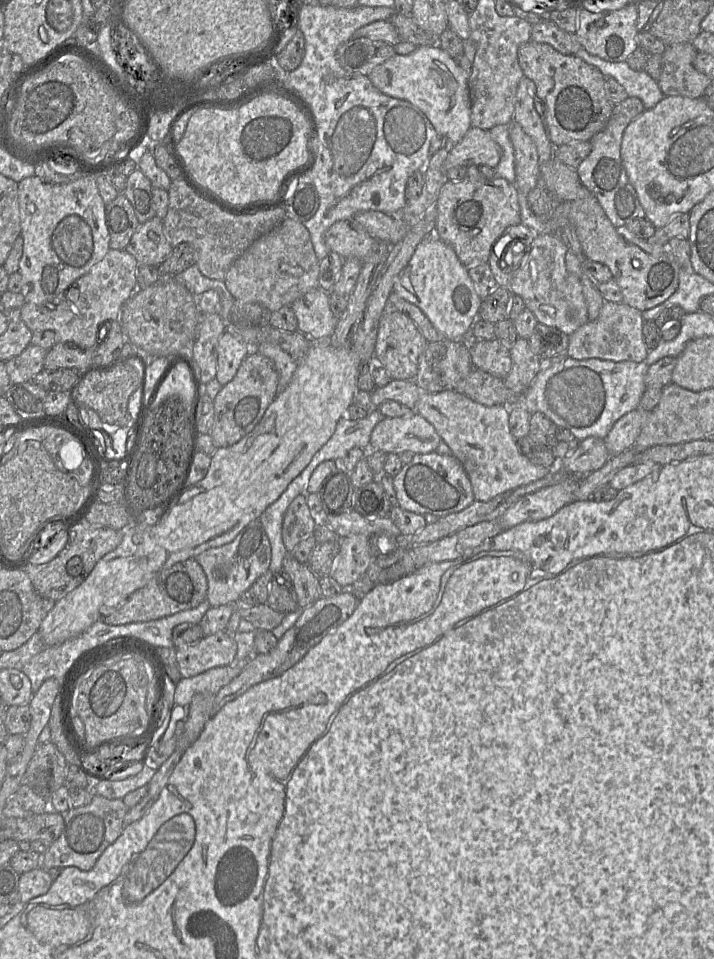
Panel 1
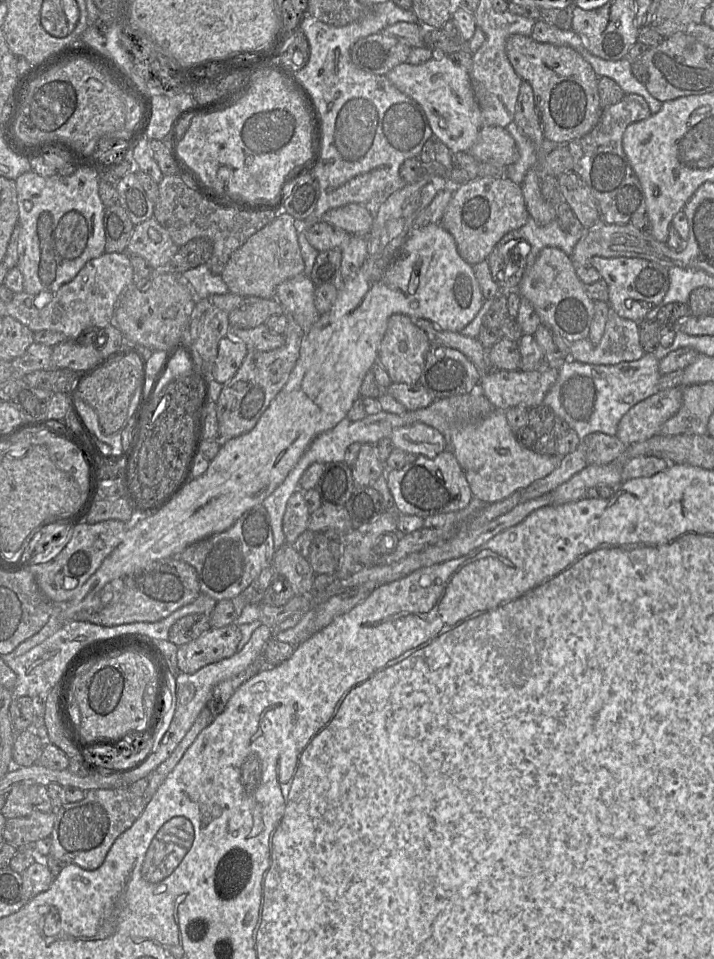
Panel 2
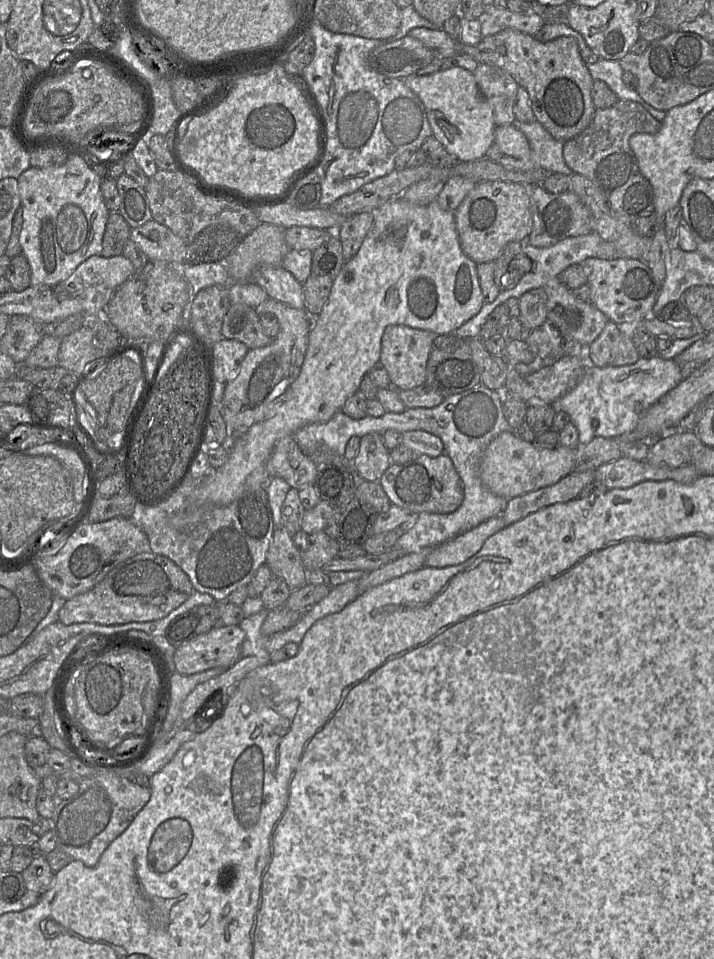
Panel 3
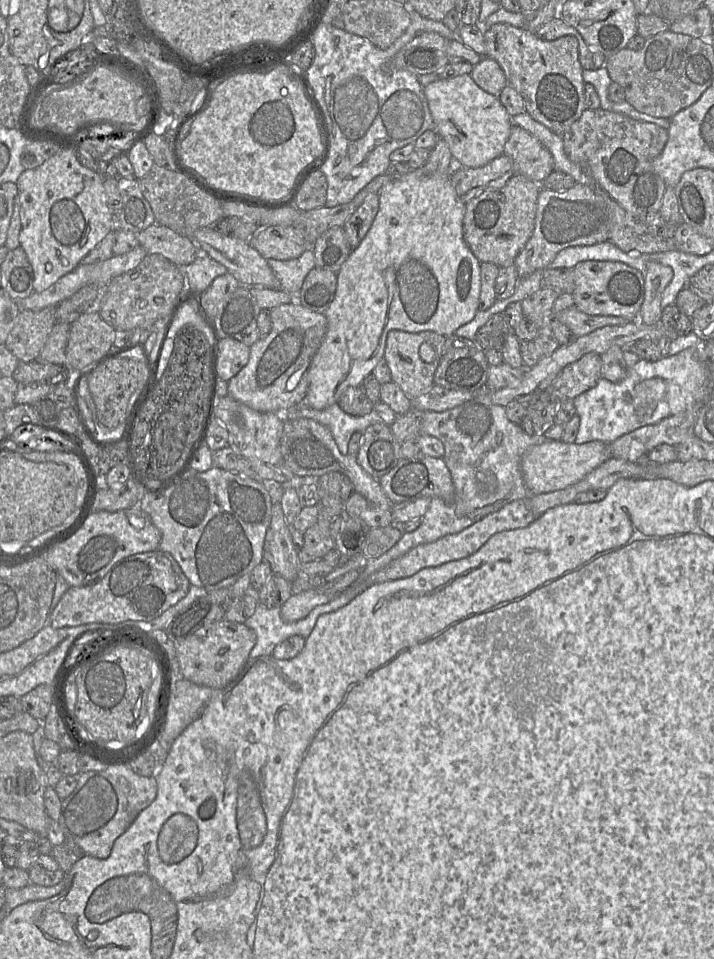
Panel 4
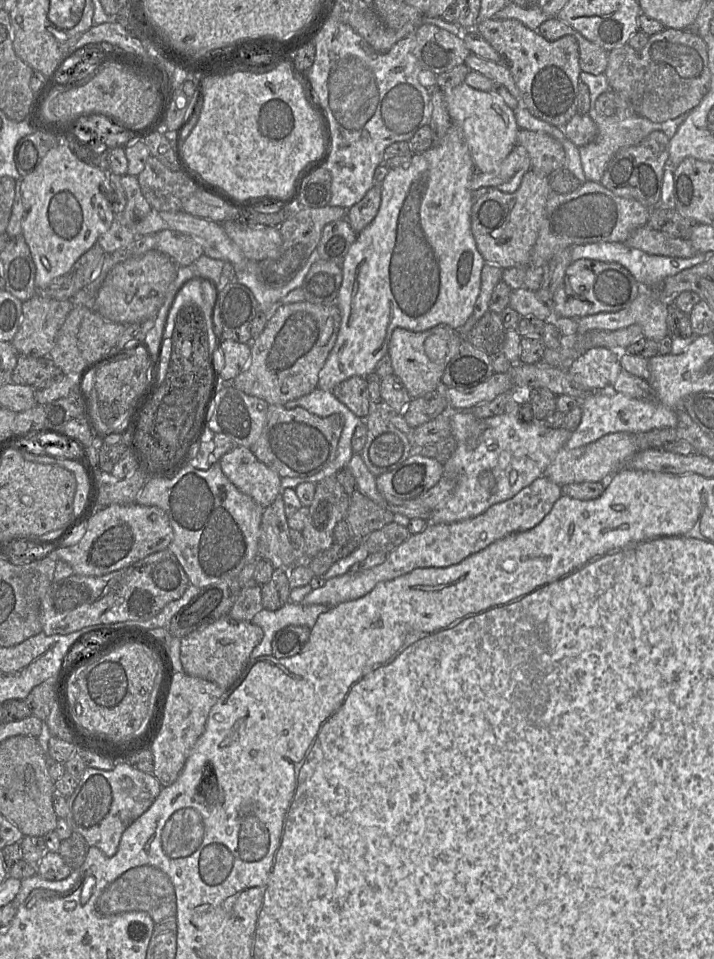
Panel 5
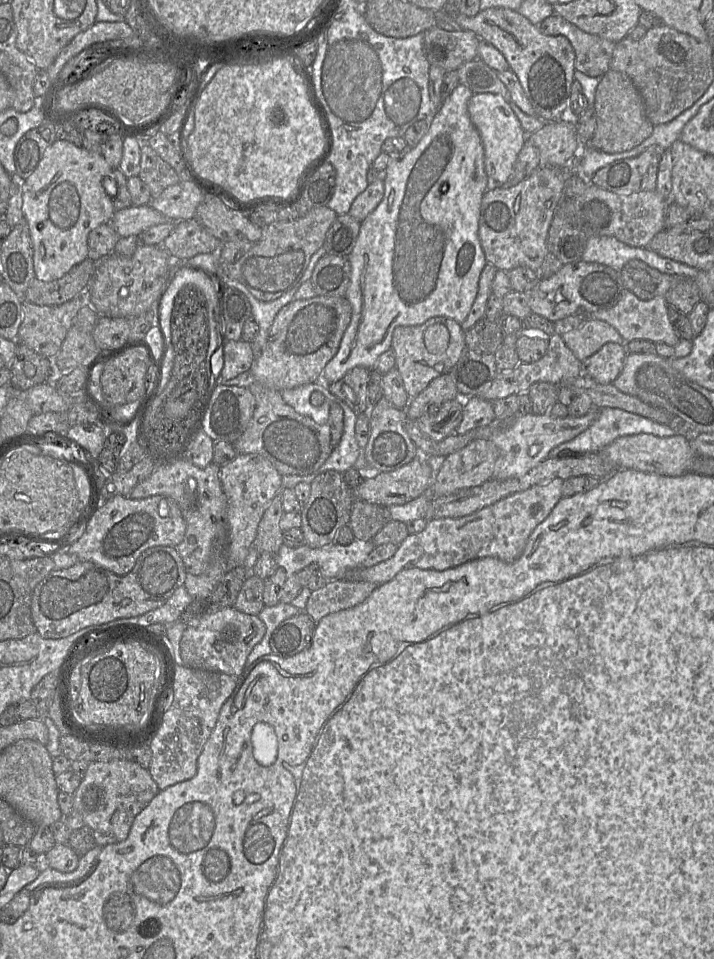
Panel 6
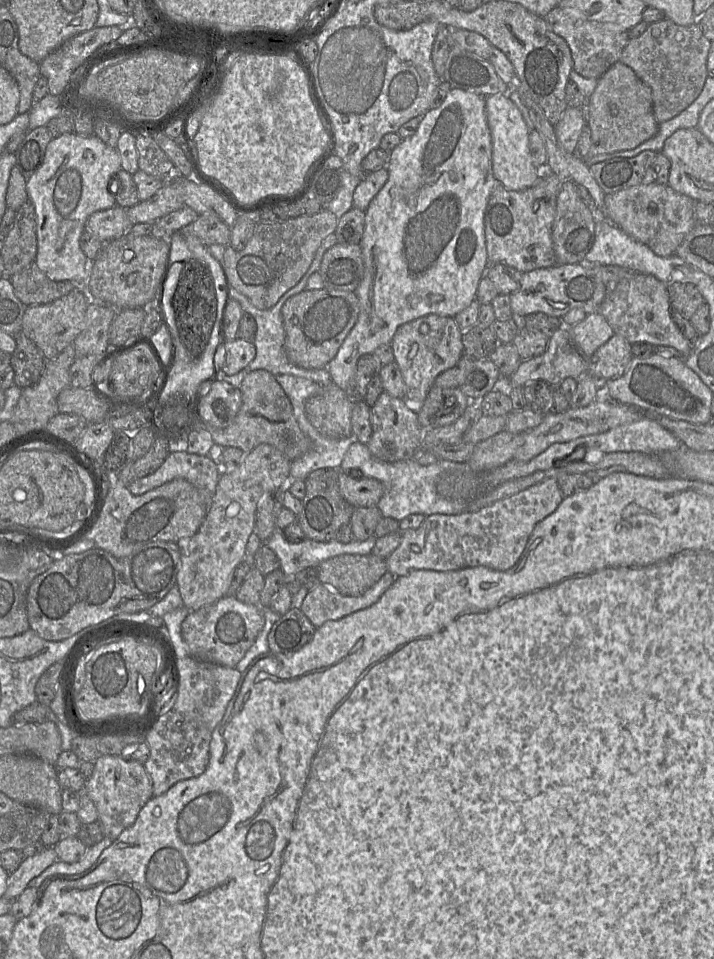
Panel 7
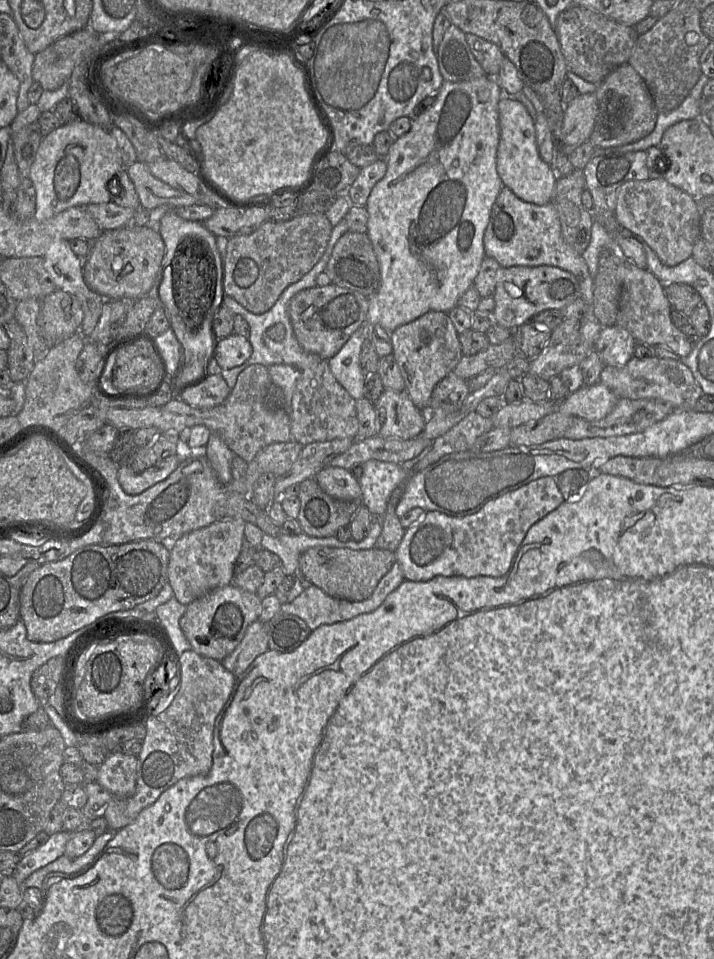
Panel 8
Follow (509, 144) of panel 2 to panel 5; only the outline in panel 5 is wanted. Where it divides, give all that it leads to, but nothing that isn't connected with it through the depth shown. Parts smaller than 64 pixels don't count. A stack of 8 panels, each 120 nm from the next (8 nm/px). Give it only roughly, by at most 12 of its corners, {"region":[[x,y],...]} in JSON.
{"region":[[519,129],[531,169],[549,176],[565,167],[562,144],[545,132]]}

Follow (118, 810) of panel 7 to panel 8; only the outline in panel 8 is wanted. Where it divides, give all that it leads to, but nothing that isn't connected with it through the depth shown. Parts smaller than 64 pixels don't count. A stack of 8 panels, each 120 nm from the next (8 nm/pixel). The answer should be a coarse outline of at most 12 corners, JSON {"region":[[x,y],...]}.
{"region":[[110,752],[96,782],[119,798],[136,790],[138,756]]}

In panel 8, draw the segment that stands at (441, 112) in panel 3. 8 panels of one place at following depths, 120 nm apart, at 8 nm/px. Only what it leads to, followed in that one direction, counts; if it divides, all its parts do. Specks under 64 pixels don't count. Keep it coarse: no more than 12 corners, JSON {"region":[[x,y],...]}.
{"region":[[518,100],[498,103],[496,167],[503,185],[536,205],[558,175],[539,155],[535,119]]}

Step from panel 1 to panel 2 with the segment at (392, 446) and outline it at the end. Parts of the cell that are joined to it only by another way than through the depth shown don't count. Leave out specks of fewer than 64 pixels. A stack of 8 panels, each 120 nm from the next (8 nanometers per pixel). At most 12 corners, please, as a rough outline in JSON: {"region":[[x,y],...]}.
{"region":[[420,422],[395,429],[394,448],[427,458],[447,449],[443,435]]}

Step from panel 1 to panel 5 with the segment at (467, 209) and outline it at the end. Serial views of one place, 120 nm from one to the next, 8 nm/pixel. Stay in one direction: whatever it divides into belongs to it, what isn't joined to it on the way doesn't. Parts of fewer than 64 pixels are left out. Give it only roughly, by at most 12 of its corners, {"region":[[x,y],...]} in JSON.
{"region":[[530,169],[474,201],[485,263],[528,265],[551,193]]}

